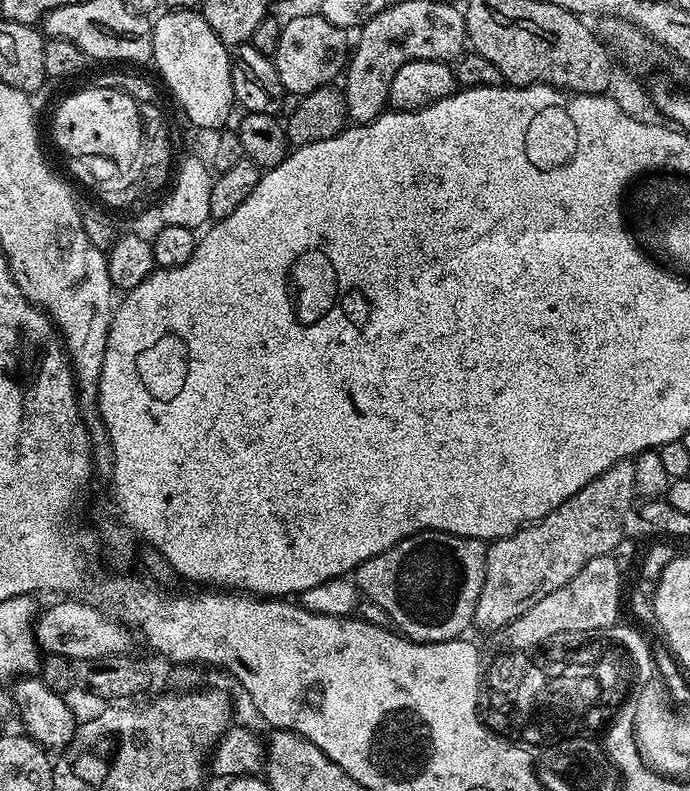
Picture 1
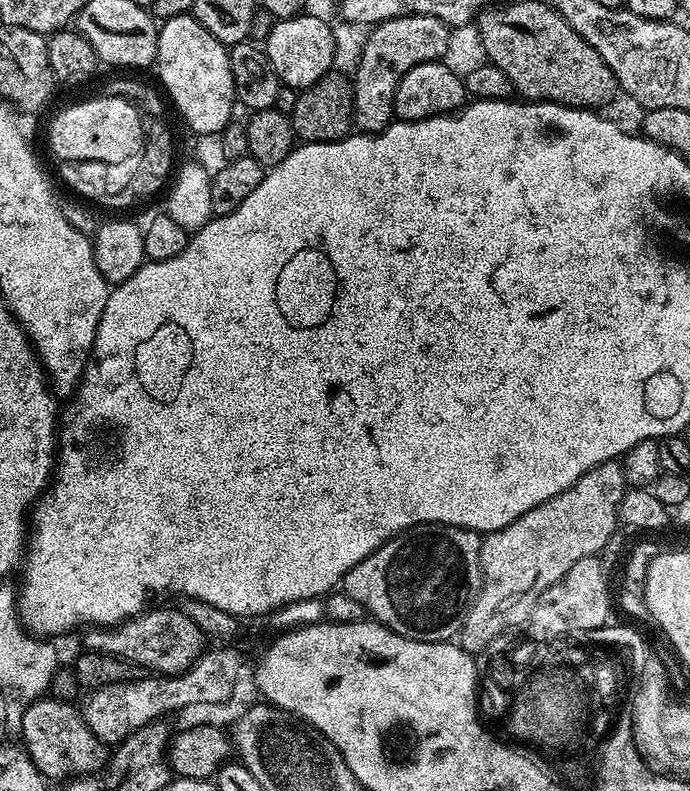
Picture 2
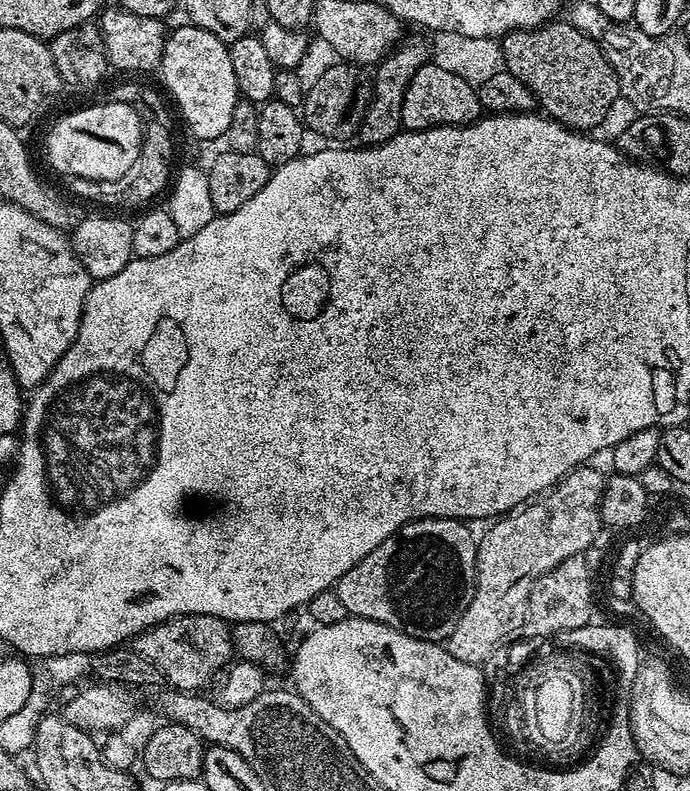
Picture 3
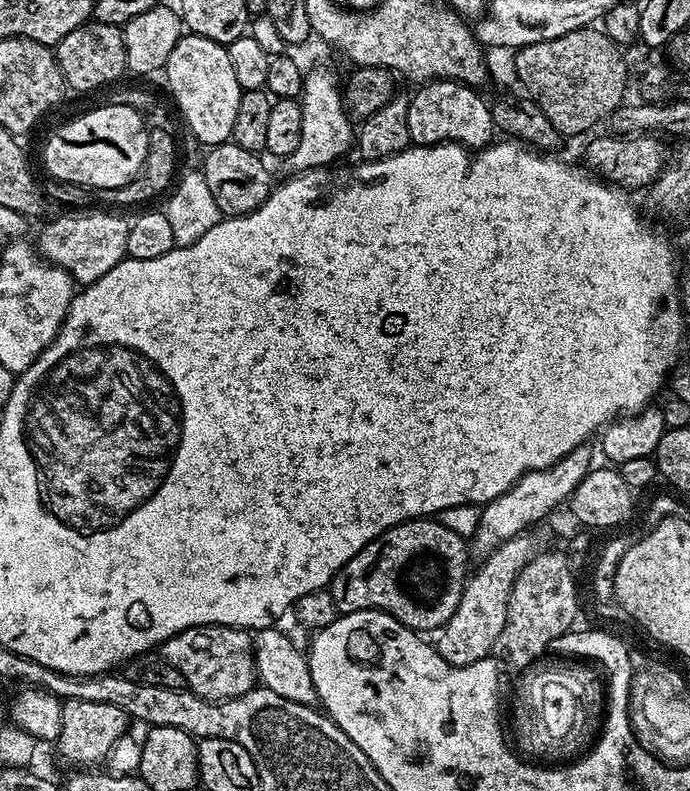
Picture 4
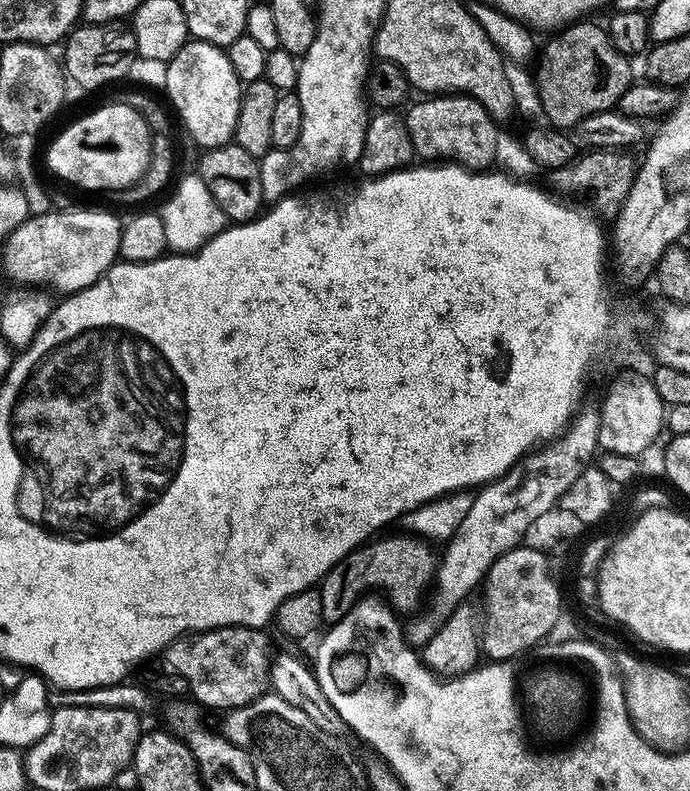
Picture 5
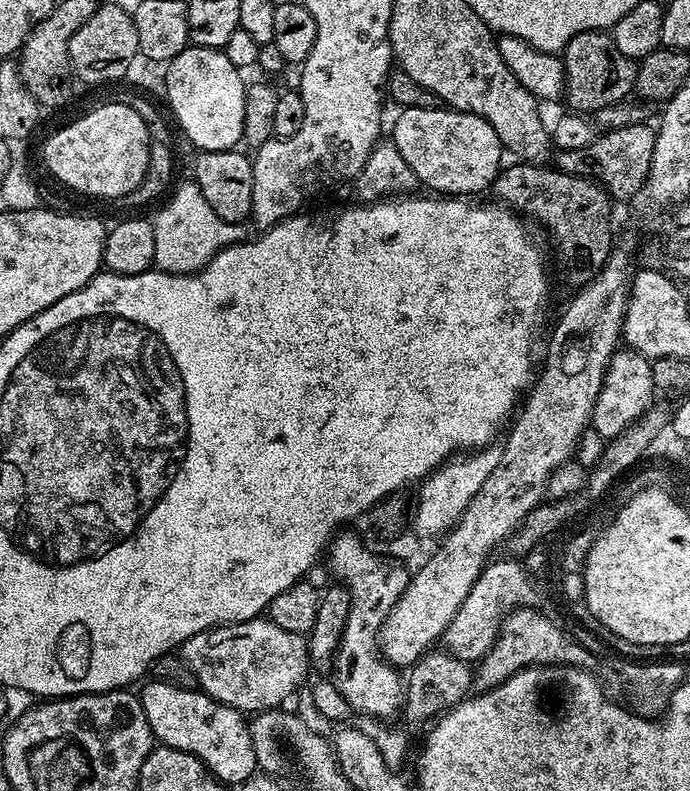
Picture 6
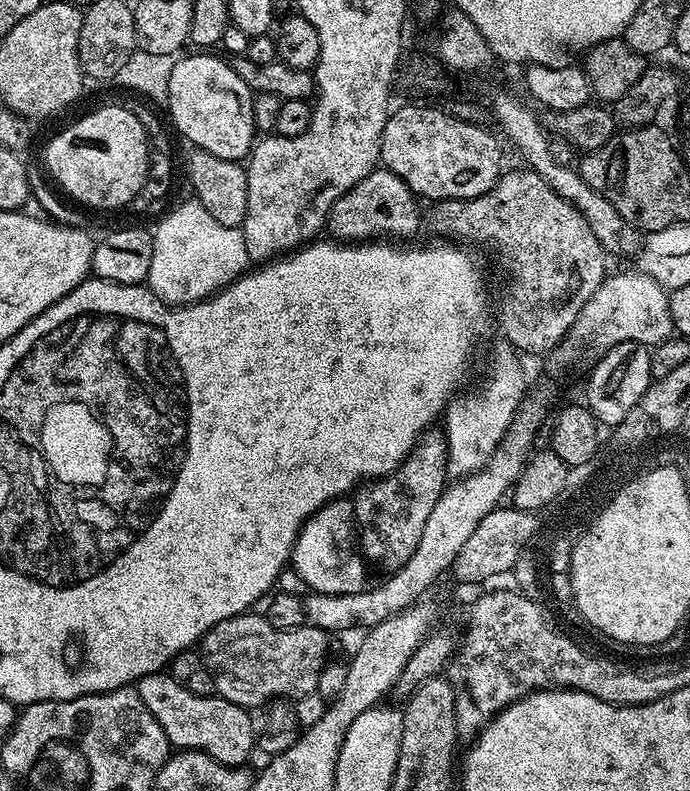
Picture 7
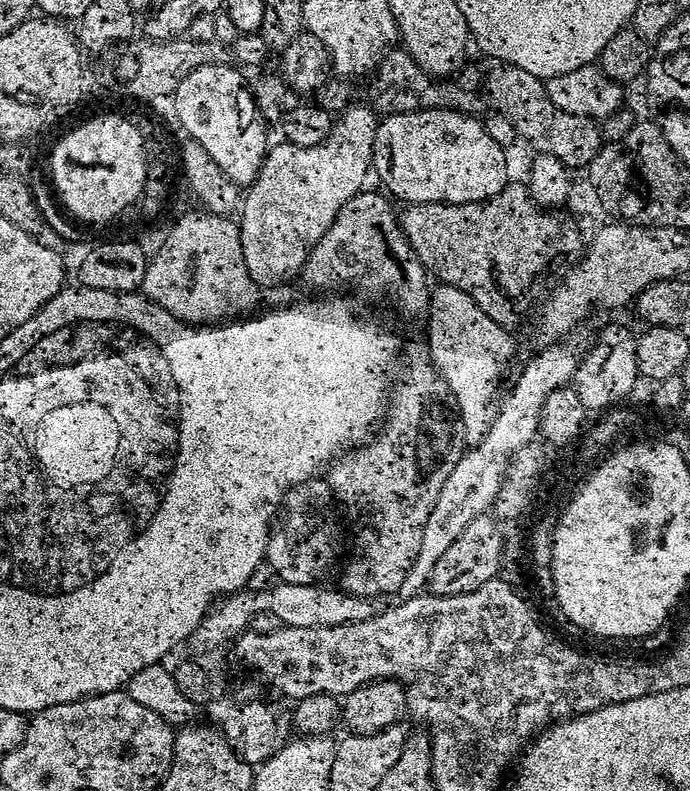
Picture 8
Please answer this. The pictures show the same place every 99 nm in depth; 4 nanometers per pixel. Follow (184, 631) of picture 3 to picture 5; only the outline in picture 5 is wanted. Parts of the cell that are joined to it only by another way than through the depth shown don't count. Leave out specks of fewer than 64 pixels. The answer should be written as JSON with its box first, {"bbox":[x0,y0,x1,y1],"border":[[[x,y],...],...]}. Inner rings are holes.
{"bbox":[166,628,274,710],"border":[[[211,628],[208,632],[197,632],[187,638],[181,638],[169,644],[166,649],[167,667],[173,672],[182,674],[188,683],[191,699],[208,708],[231,710],[241,708],[259,696],[265,695],[270,688],[270,673],[274,651],[268,645],[267,631],[259,628]]]}

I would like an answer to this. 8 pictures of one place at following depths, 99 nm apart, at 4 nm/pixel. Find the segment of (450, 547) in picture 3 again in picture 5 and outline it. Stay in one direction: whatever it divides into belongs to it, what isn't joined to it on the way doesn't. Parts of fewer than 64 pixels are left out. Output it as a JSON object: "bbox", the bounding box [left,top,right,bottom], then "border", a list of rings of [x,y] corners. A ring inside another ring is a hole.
{"bbox":[318,534,438,626],"border":[[[399,534],[400,536],[388,536],[385,540],[381,538],[373,539],[371,542],[354,549],[349,556],[342,558],[329,572],[324,575],[324,579],[318,585],[318,591],[322,598],[322,618],[324,624],[331,626],[337,624],[346,613],[356,605],[356,601],[365,595],[367,588],[385,588],[388,591],[387,599],[391,607],[396,610],[400,608],[412,608],[424,596],[424,591],[429,591],[433,583],[438,567],[437,553],[432,553],[425,541],[411,535]]]}

